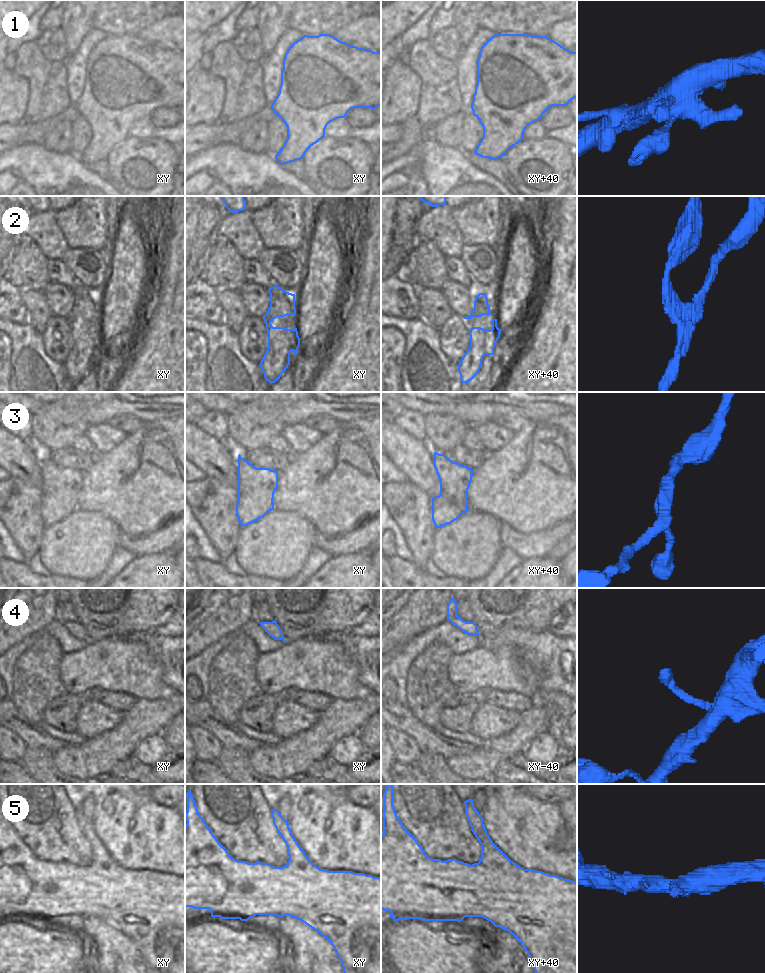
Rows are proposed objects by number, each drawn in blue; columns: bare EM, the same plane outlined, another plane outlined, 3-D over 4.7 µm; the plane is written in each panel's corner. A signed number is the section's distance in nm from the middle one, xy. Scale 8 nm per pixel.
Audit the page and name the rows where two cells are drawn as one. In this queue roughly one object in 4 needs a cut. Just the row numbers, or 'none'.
2

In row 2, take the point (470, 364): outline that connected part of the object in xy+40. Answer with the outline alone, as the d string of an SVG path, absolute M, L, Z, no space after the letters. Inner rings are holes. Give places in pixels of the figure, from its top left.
M473 327L470 329L470 346L458 364L462 383L467 383L478 374L486 355L486 332L489 329Z

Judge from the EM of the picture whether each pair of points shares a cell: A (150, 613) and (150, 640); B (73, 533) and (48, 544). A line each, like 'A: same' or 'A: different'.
A: different
B: same

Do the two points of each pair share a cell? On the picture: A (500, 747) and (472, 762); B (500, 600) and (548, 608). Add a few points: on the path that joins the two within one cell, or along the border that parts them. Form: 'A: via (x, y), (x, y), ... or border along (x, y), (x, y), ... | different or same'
A: via (493, 751), (479, 762) | same
B: via (512, 600), (517, 602), (536, 602) | same

